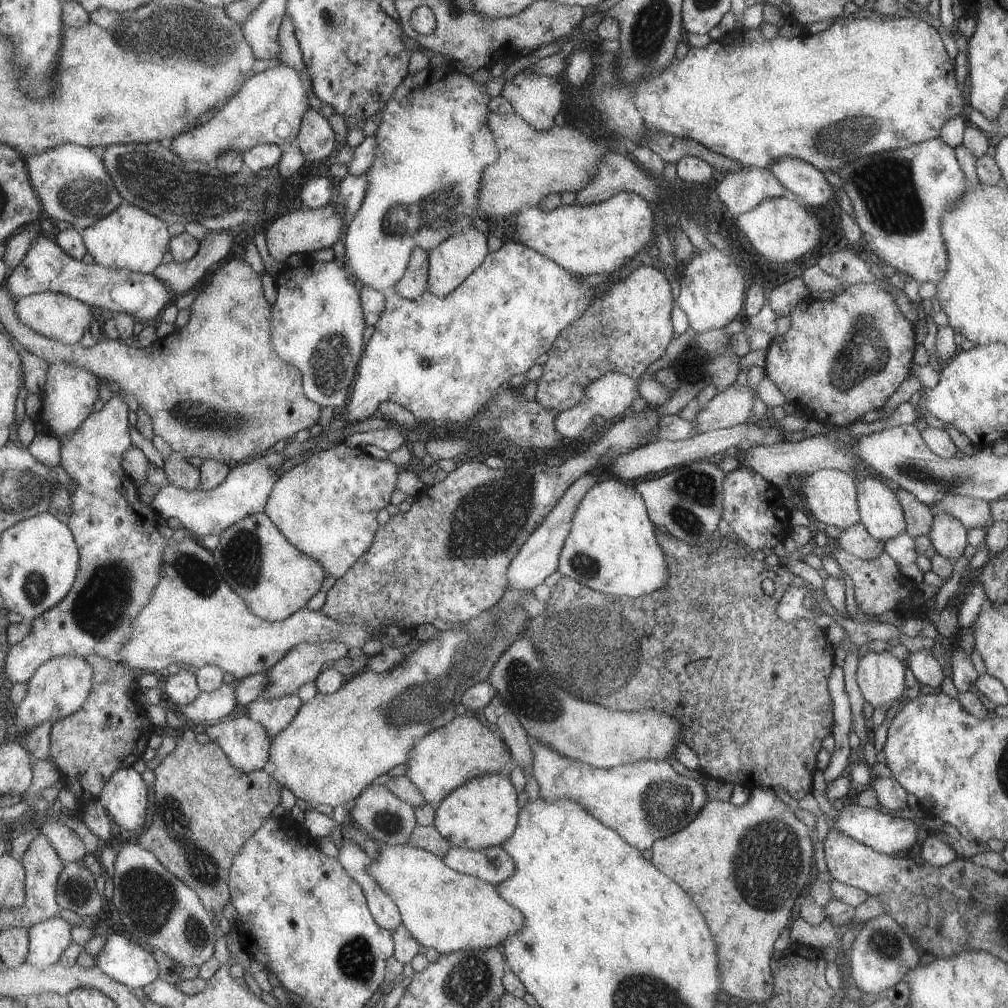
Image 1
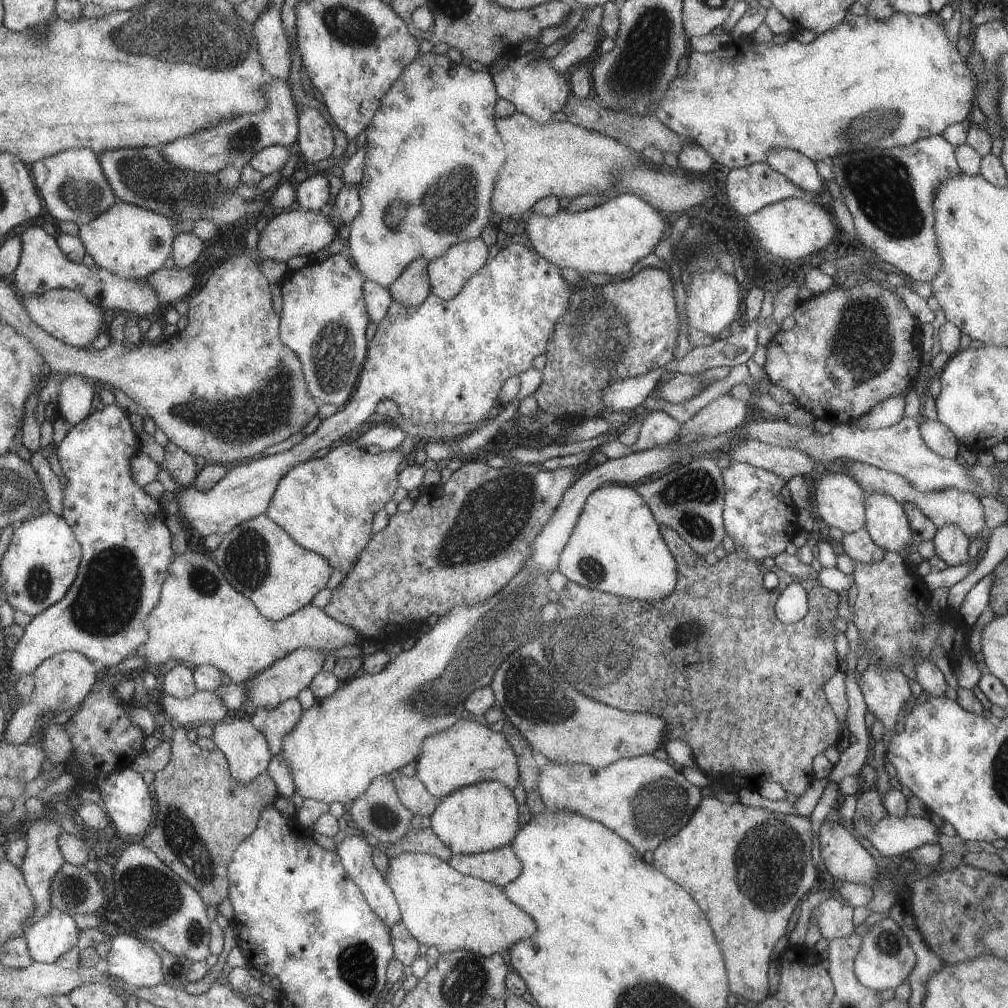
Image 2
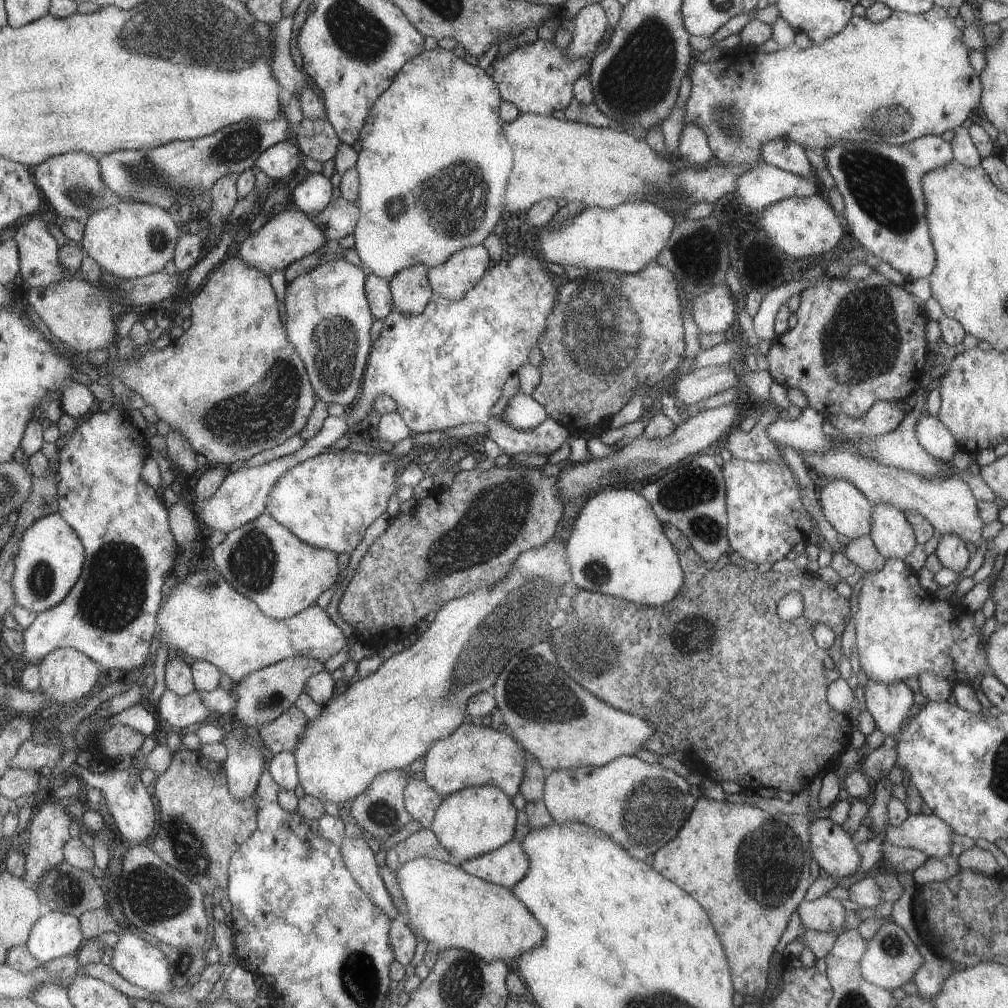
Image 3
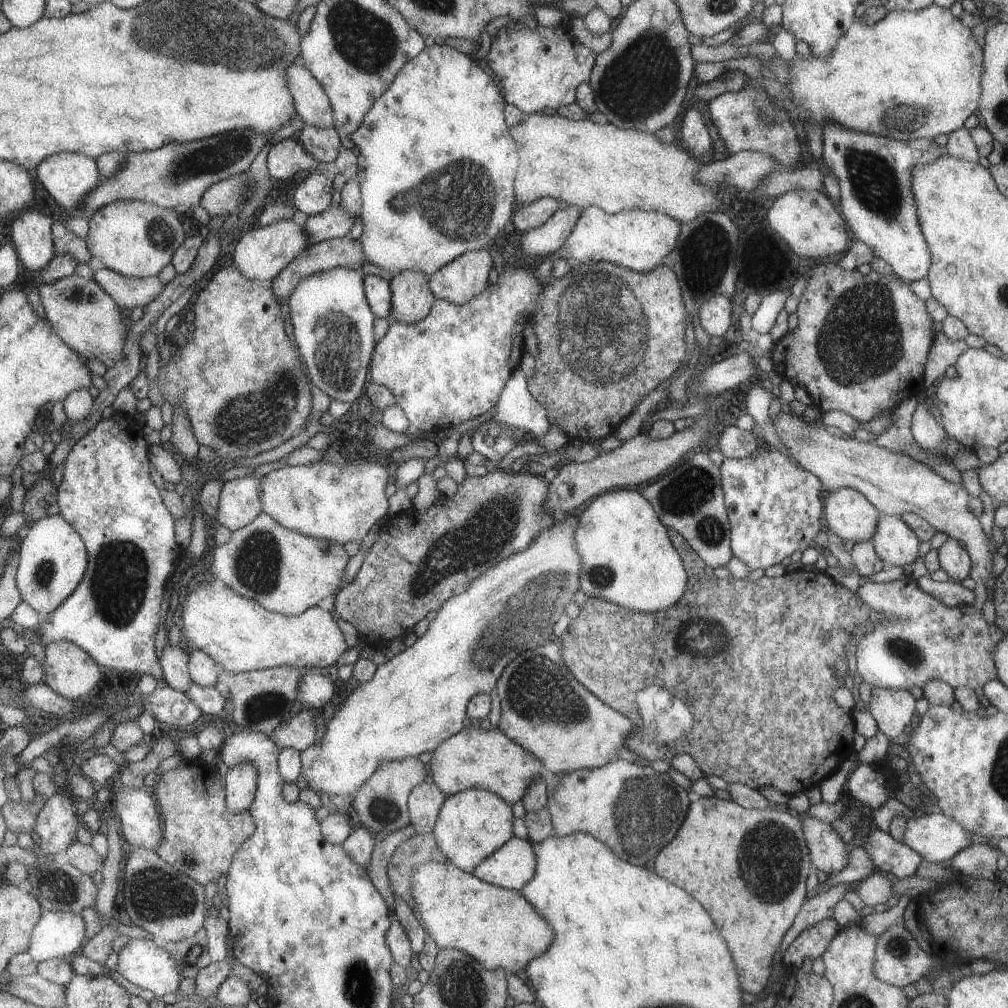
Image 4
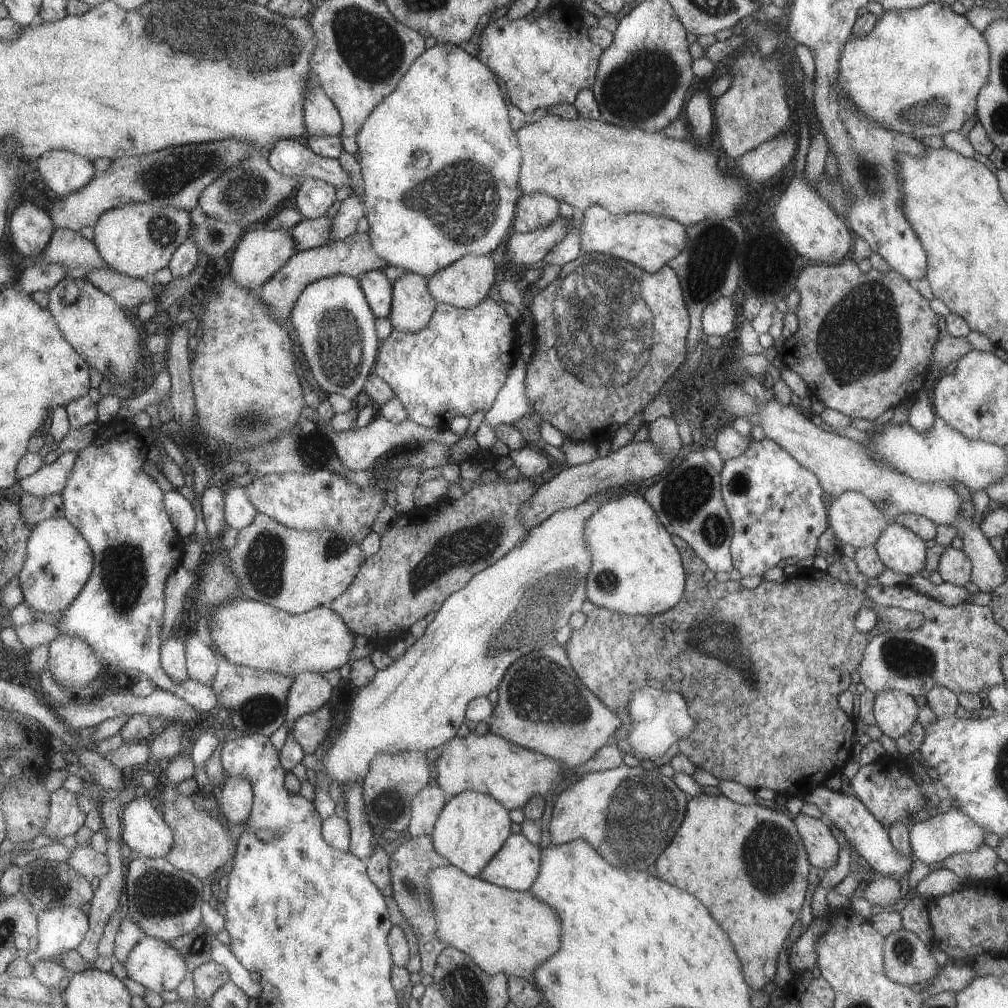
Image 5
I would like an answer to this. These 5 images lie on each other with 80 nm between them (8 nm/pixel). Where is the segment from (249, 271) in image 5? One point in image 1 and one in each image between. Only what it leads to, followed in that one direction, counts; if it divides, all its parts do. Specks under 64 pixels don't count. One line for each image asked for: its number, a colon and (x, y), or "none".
1: (301, 231)
2: (294, 233)
3: (290, 234)
4: (259, 254)

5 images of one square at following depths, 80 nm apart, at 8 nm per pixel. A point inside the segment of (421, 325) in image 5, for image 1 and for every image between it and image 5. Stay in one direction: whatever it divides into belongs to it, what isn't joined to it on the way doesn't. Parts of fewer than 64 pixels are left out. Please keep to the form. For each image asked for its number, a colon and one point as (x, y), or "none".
1: (414, 281)
2: (410, 288)
3: (411, 292)
4: (412, 299)

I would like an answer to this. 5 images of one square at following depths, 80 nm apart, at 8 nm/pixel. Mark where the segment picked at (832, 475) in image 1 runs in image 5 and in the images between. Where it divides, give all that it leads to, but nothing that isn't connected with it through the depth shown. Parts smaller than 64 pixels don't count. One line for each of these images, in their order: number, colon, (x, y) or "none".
2: (839, 501)
3: (847, 509)
4: (848, 513)
5: (855, 520)

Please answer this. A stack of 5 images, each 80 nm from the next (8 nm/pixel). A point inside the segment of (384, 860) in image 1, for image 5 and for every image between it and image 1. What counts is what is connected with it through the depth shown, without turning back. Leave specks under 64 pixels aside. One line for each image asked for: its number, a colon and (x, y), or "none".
2: (441, 908)
3: (447, 906)
4: (497, 926)
5: (503, 931)

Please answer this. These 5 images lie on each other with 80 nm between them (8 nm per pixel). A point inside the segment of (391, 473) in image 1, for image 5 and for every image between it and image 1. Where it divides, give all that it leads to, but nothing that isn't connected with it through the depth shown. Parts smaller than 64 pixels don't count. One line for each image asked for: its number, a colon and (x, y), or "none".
2: (326, 504)
3: (328, 500)
4: (323, 501)
5: (322, 500)

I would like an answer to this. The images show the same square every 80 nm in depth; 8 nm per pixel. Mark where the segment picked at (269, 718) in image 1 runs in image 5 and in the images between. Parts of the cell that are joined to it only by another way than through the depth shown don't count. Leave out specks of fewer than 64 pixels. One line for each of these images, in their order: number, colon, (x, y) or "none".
2: (273, 725)
3: (283, 733)
4: (298, 732)
5: (309, 730)

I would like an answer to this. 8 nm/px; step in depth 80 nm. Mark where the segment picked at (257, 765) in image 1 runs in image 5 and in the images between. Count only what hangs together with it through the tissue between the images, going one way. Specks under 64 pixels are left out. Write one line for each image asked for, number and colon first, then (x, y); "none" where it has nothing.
2: (244, 747)
3: (244, 762)
4: (240, 780)
5: (235, 801)

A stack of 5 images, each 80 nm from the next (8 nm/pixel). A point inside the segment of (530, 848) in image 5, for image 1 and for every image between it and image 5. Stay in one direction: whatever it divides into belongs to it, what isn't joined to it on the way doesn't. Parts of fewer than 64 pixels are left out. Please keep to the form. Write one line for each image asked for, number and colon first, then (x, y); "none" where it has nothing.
1: (493, 864)
2: (499, 866)
3: (507, 865)
4: (511, 866)

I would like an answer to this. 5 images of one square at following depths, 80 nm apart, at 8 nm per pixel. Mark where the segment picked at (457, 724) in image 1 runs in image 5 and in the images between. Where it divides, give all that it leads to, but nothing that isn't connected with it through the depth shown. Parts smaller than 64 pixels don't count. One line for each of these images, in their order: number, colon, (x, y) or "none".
2: (468, 752)
3: (473, 755)
4: (471, 759)
5: (488, 764)

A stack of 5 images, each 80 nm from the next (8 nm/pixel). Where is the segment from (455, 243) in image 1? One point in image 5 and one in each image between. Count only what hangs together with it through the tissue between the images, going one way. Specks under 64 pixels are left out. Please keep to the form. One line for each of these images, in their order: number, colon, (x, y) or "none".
2: (447, 274)
3: (454, 277)
4: (460, 280)
5: (464, 283)

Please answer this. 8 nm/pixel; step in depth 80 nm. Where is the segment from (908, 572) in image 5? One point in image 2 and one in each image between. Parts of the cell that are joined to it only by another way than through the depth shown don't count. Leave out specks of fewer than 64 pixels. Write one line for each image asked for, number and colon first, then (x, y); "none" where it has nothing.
2: (885, 520)
3: (893, 537)
4: (896, 544)

